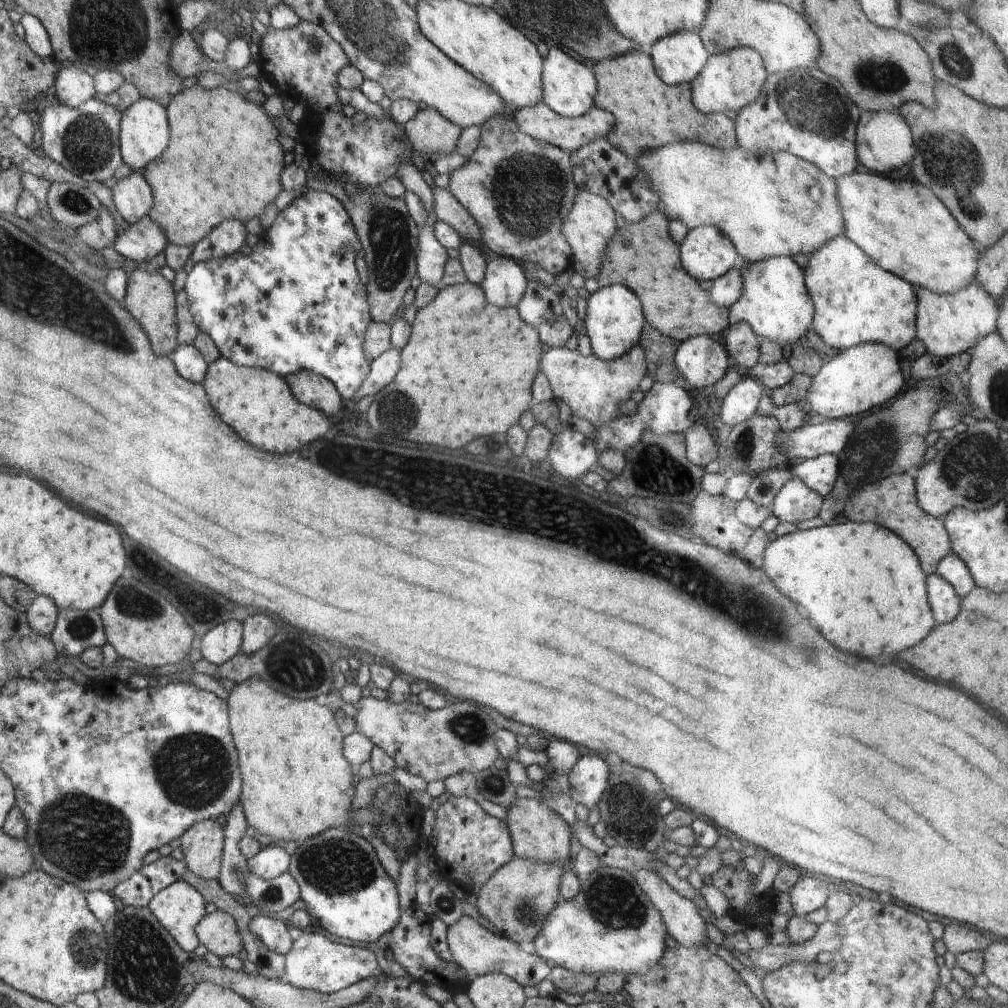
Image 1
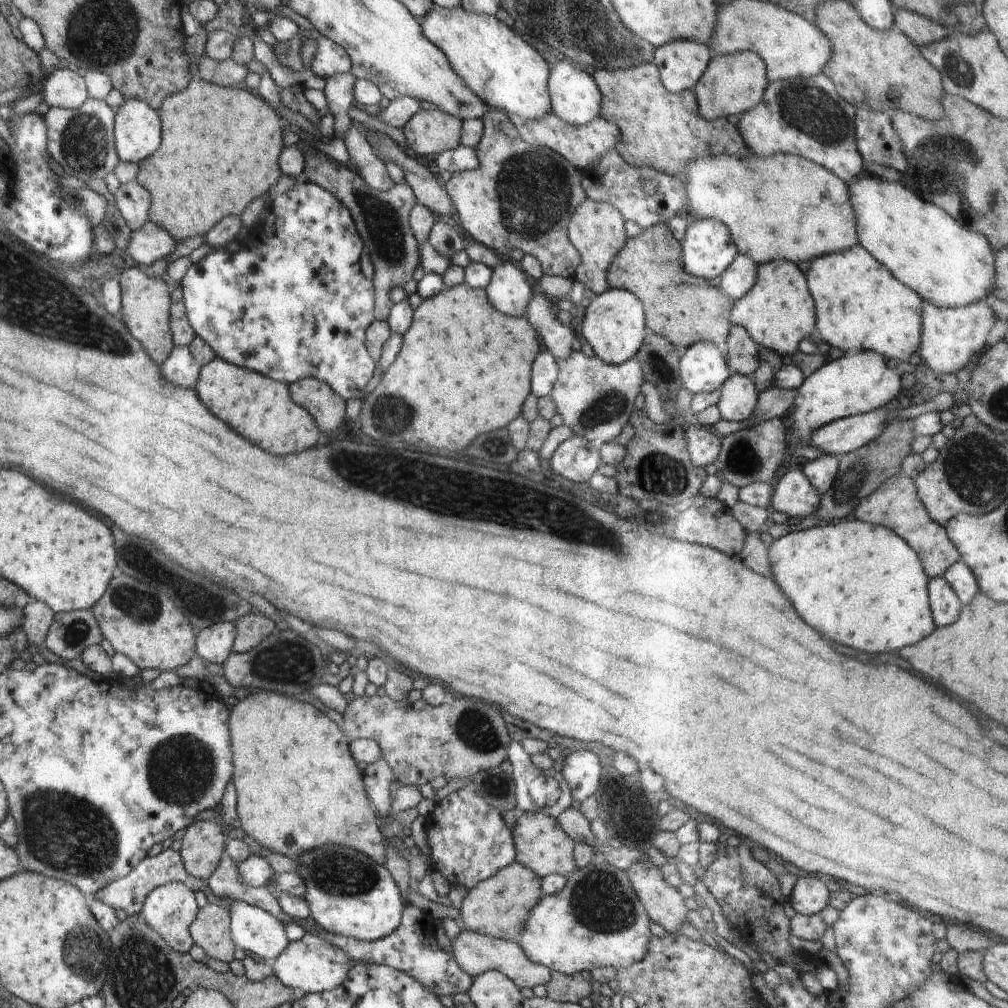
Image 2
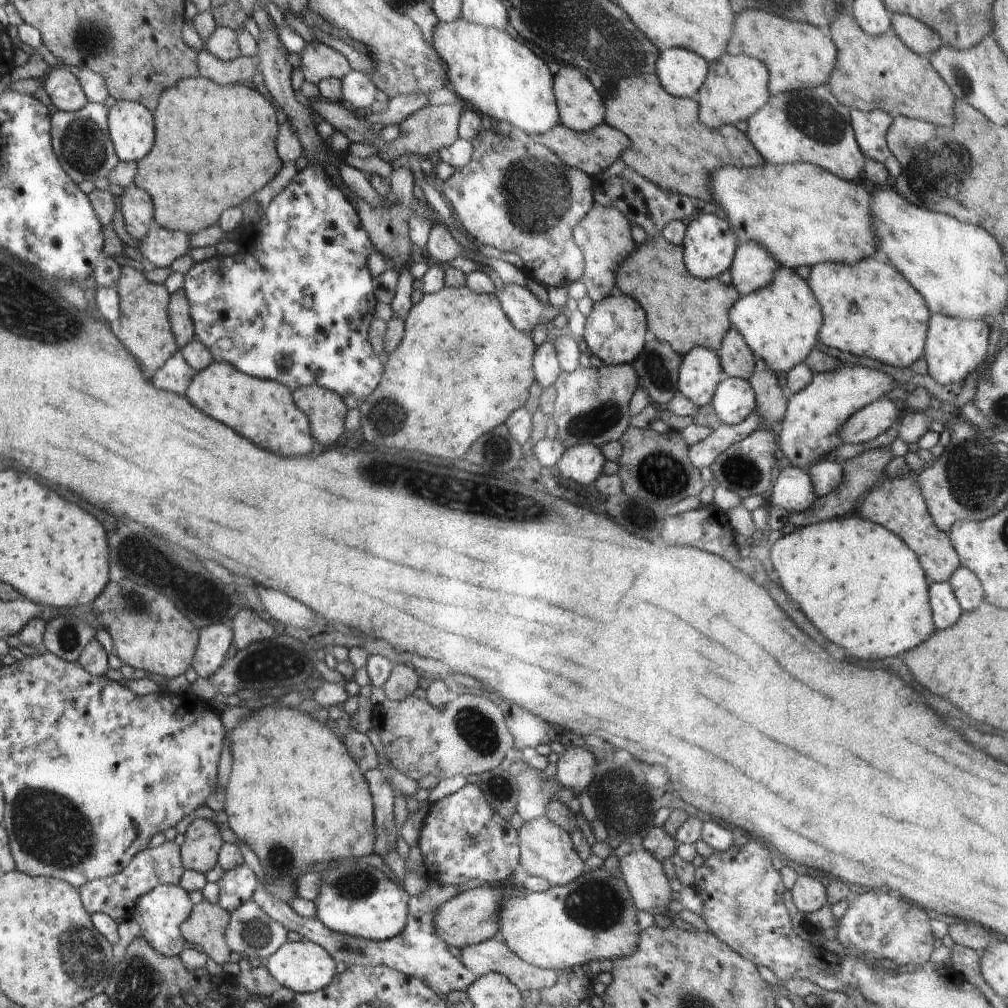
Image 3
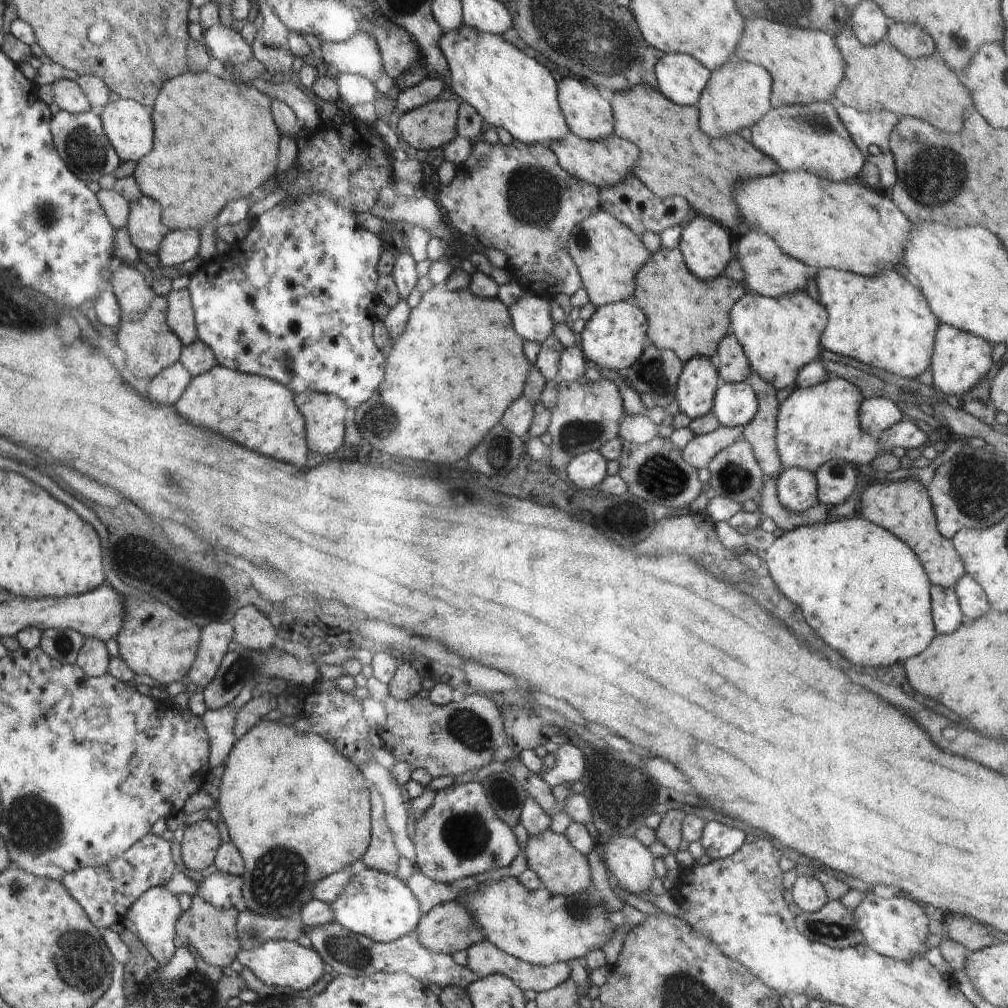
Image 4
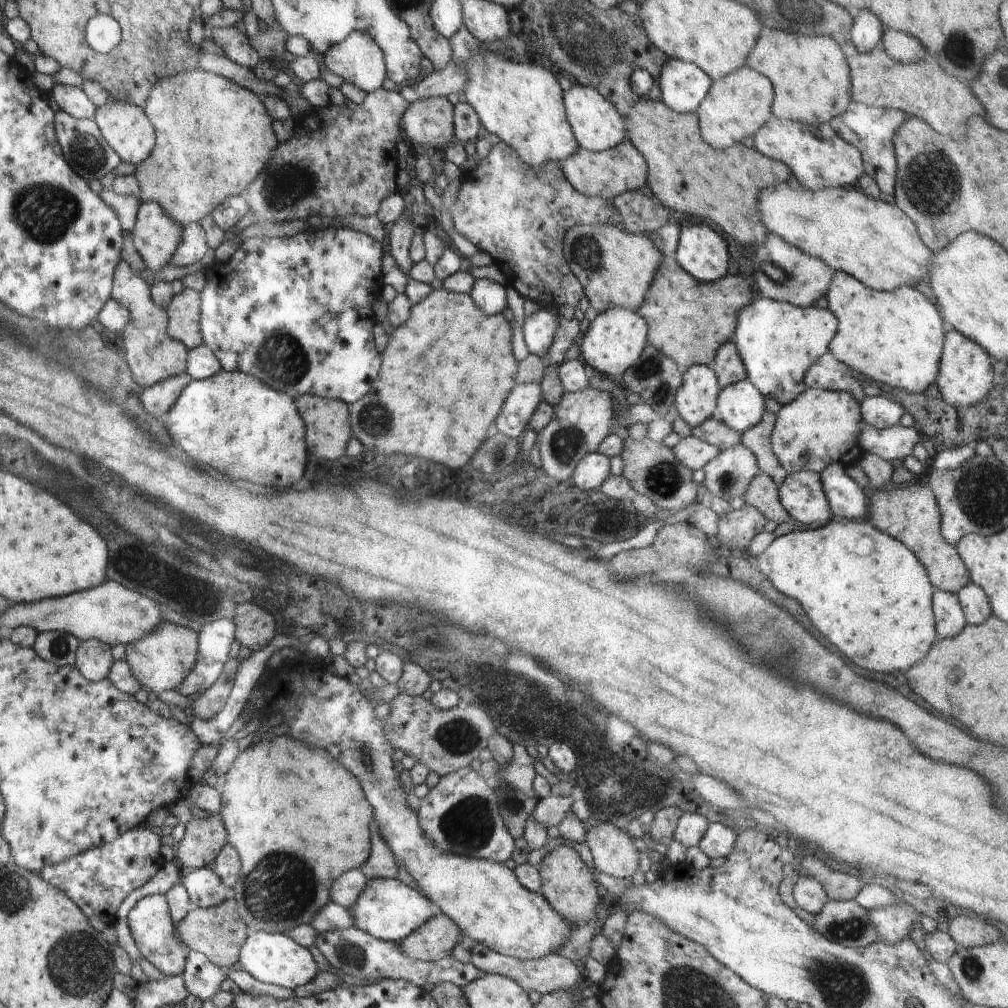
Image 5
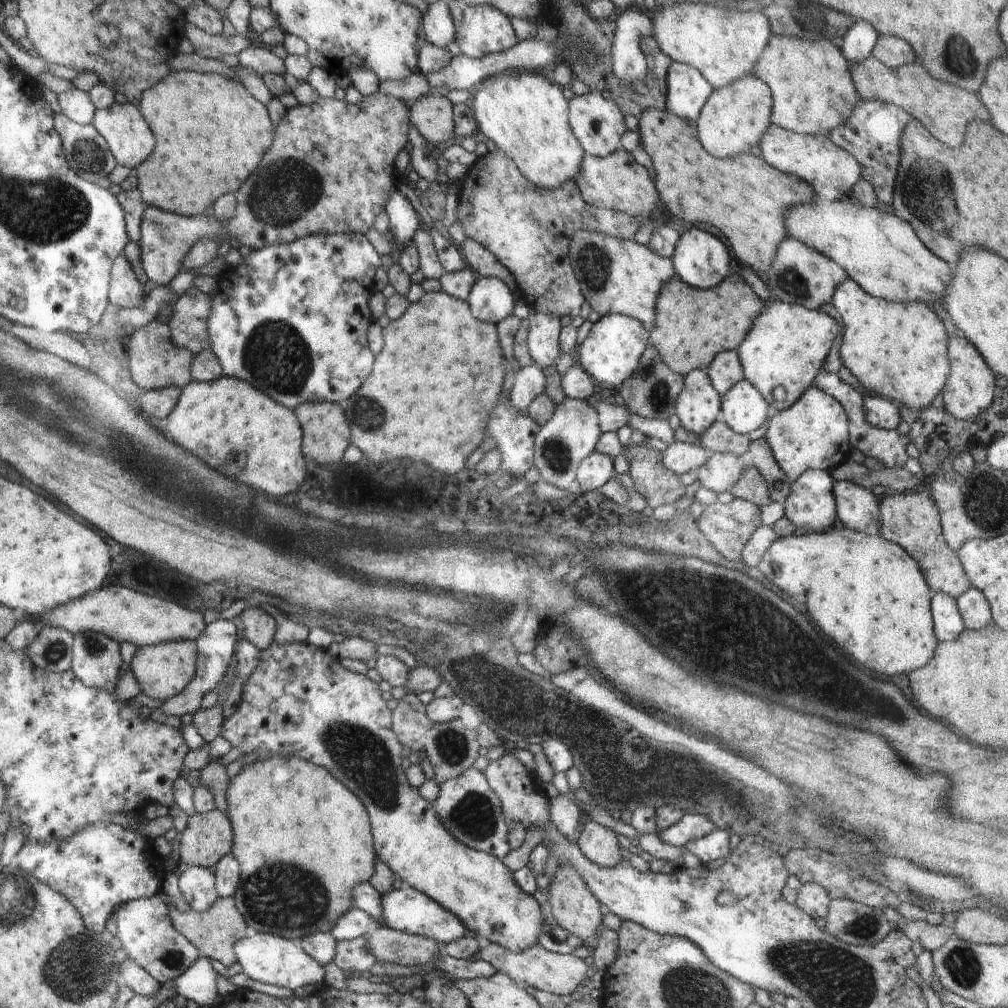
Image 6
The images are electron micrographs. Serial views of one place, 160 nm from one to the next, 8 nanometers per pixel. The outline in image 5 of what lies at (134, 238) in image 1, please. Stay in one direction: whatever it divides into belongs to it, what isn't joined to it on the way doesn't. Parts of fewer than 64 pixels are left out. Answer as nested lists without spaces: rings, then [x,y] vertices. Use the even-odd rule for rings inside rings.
[[[200,223],[186,225],[183,228],[182,242],[178,246],[171,263],[175,266],[196,264],[208,252],[204,230]]]

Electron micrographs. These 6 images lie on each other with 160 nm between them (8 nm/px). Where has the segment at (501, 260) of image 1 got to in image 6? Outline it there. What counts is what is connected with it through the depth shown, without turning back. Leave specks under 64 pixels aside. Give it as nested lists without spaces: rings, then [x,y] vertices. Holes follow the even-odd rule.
[[[534,309],[530,310],[527,318],[529,322],[527,345],[533,361],[540,368],[556,364],[561,353],[560,319],[555,314],[541,313]]]

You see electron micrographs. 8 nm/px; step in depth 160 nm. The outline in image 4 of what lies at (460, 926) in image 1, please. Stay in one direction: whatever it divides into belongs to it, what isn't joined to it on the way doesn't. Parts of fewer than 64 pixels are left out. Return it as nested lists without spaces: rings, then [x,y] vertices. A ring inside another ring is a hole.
[[[486,940],[470,945],[467,948],[467,967],[481,978],[501,974],[507,976],[520,987],[520,990],[547,991],[570,977],[570,968],[566,963],[556,963],[553,965],[533,965],[526,961],[514,958],[511,954],[505,953],[503,950],[496,948],[491,942]]]

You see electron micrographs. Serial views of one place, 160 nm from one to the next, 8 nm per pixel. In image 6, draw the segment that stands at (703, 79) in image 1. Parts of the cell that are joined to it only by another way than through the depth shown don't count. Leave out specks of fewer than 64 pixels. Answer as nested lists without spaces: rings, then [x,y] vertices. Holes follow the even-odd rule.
[[[744,76],[732,82],[730,86],[713,89],[697,118],[698,138],[706,152],[710,152],[716,158],[748,152],[752,146],[760,142],[760,136],[768,128],[770,110],[772,110],[770,88],[756,76]]]

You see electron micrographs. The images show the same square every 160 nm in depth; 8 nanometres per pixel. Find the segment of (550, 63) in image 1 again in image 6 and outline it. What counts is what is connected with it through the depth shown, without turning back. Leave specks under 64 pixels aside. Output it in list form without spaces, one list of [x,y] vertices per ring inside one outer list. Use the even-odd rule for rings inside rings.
[[[598,91],[574,95],[567,101],[570,128],[574,131],[578,142],[586,154],[595,157],[605,157],[620,148],[620,139],[625,131],[625,117],[611,98]]]

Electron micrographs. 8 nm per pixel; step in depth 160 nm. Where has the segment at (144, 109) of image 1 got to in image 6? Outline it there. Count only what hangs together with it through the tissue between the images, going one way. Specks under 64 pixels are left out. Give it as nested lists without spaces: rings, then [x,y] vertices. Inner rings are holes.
[[[119,99],[110,108],[96,110],[95,120],[91,125],[103,135],[118,164],[132,169],[144,162],[154,150],[154,134],[150,132],[146,122],[139,107]]]

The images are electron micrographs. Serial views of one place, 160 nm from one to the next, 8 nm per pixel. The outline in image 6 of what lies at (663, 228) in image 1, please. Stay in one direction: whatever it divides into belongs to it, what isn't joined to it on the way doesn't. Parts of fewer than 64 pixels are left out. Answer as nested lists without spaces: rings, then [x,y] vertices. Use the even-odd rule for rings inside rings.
[[[738,274],[724,278],[720,286],[710,290],[696,290],[678,278],[672,278],[666,282],[664,290],[660,290],[656,324],[649,330],[649,339],[674,372],[684,376],[694,369],[706,371],[718,352],[737,350],[751,329],[752,316],[759,316],[766,304]]]

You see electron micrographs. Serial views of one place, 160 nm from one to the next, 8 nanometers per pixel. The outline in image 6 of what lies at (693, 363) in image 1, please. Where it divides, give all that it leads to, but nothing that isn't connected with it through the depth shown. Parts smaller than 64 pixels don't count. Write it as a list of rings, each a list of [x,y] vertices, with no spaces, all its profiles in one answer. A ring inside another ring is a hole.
[[[702,369],[687,372],[683,379],[684,386],[675,404],[675,414],[682,427],[699,435],[718,418],[722,396]]]

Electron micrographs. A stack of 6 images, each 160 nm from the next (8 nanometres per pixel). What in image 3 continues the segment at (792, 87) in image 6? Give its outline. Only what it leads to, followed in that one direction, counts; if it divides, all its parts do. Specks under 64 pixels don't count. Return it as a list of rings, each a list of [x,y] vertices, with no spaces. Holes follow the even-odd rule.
[[[742,10],[733,22],[733,33],[726,52],[732,56],[748,55],[766,64],[770,72],[768,90],[771,96],[800,90],[808,84],[814,88],[824,84],[836,66],[838,49],[827,30],[810,24],[772,16],[764,10]]]

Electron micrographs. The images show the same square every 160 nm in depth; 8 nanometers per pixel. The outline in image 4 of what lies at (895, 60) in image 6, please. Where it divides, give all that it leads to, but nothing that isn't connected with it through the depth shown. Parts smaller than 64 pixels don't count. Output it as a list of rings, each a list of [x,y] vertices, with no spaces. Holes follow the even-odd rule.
[[[902,22],[890,24],[886,40],[902,51],[904,56],[911,59],[932,57],[936,50],[932,38],[924,30],[920,30],[918,26],[912,26],[912,24],[902,24]]]

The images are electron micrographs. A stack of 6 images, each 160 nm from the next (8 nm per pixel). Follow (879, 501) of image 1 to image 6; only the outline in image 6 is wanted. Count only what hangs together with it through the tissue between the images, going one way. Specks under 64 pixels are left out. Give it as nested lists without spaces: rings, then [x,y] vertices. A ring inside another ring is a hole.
[[[893,492],[880,500],[880,512],[880,536],[895,542],[908,552],[919,564],[932,592],[944,592],[956,599],[971,587],[959,556],[944,540],[940,511],[928,492]]]

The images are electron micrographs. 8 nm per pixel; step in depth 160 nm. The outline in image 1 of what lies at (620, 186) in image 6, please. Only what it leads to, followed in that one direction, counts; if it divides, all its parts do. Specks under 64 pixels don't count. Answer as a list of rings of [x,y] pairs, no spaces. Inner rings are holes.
[[[540,101],[534,106],[513,111],[514,119],[522,134],[528,135],[537,141],[553,144],[567,153],[575,152],[582,145],[594,141],[596,137],[606,137],[609,130],[614,126],[614,116],[610,112],[606,112],[606,110],[602,110],[594,105],[581,117],[572,118],[554,112],[546,106],[544,101]]]

